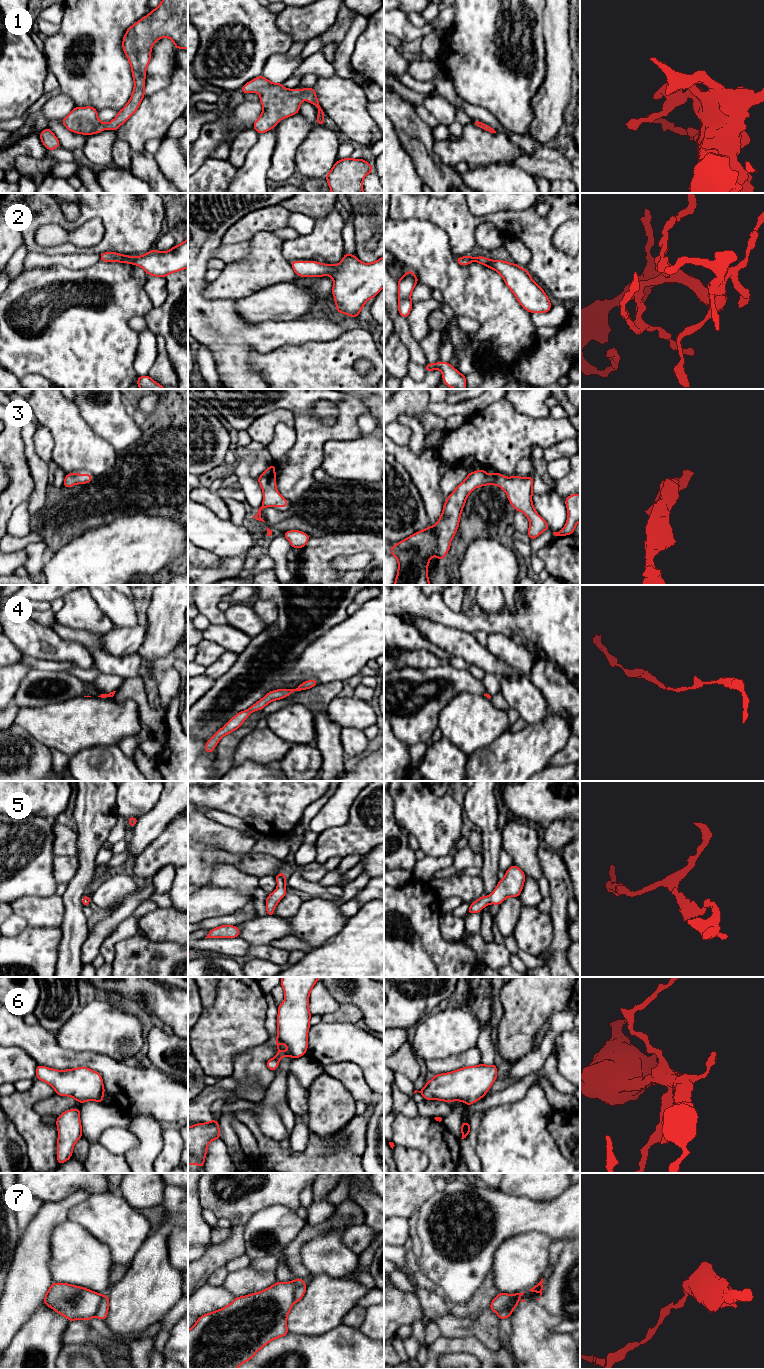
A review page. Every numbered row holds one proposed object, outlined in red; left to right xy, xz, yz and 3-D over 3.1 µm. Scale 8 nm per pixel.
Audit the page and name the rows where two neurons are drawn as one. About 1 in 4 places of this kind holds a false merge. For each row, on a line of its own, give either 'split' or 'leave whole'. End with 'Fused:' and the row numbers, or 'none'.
1: leave whole
2: leave whole
3: leave whole
4: leave whole
5: leave whole
6: leave whole
7: split
Fused: 7

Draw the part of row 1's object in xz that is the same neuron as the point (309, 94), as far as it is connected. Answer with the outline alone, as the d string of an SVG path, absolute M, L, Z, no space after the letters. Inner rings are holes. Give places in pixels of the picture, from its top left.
M260 75L246 83L241 91L244 94L257 92L260 95L263 111L252 126L259 135L273 129L281 119L299 113L300 105L304 99L319 110L316 124L325 125L325 112L317 100L314 87L299 90L287 89L281 83L272 83Z

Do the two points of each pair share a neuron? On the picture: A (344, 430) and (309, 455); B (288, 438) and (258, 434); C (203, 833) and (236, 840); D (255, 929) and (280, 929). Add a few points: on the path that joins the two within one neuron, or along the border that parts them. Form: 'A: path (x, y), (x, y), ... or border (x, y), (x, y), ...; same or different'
A: path (334, 432), (328, 432), (315, 445); same
B: border (294, 425), (279, 422), (274, 438), (266, 446); different
C: path (211, 833), (228, 839); same
D: path (261, 929), (274, 929); same

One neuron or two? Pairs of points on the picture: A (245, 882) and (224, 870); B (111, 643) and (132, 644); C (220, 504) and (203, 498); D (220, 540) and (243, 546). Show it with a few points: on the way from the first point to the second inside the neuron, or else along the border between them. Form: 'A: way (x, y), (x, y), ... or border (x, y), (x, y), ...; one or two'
A: way (240, 881), (229, 875); one
B: way (116, 643), (127, 643); one
C: way (216, 504), (207, 498); one
D: way (226, 540), (237, 541); one

